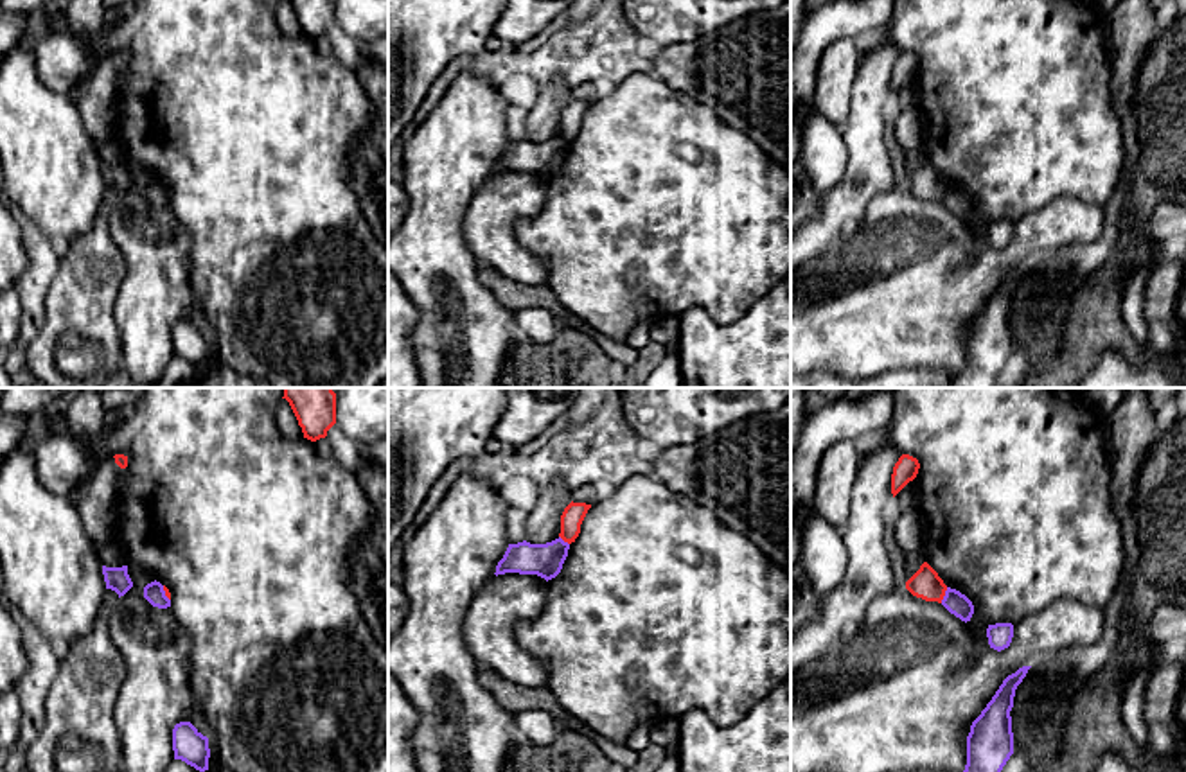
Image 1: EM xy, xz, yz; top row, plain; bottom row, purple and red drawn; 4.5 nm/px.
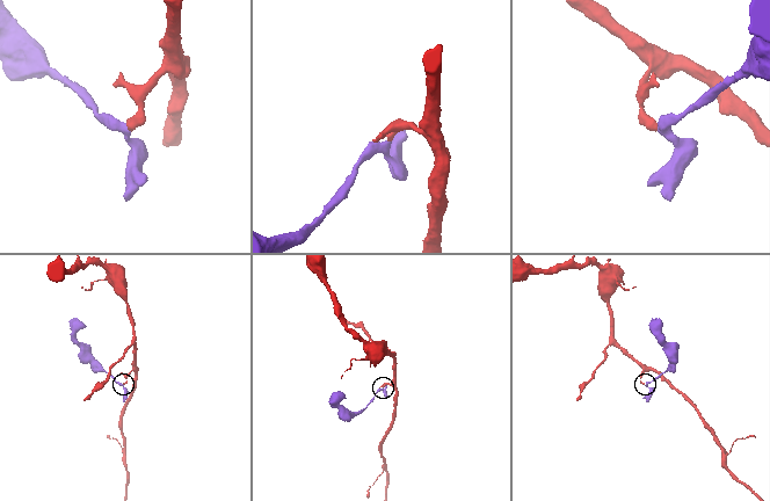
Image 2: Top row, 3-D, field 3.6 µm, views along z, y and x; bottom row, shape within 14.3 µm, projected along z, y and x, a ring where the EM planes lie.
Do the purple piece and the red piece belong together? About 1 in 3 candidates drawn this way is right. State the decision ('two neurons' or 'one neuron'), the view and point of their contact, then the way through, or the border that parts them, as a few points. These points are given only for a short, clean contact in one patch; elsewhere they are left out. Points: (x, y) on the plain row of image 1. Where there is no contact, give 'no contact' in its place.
two neurons; meets purple in yz at (946, 192); border along yz (947, 185), (940, 200)

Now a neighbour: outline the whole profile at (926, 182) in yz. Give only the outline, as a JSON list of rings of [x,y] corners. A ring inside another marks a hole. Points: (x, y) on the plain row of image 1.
[[[924,160],[920,167],[906,180],[906,187],[916,196],[942,201],[947,183],[938,171]]]

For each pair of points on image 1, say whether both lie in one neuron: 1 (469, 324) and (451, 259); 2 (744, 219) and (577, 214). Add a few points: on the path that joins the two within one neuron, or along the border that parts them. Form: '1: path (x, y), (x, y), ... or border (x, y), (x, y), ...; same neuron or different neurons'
1: path (453, 307), (451, 275); same neuron
2: path (703, 218), (698, 214), (619, 214); same neuron

